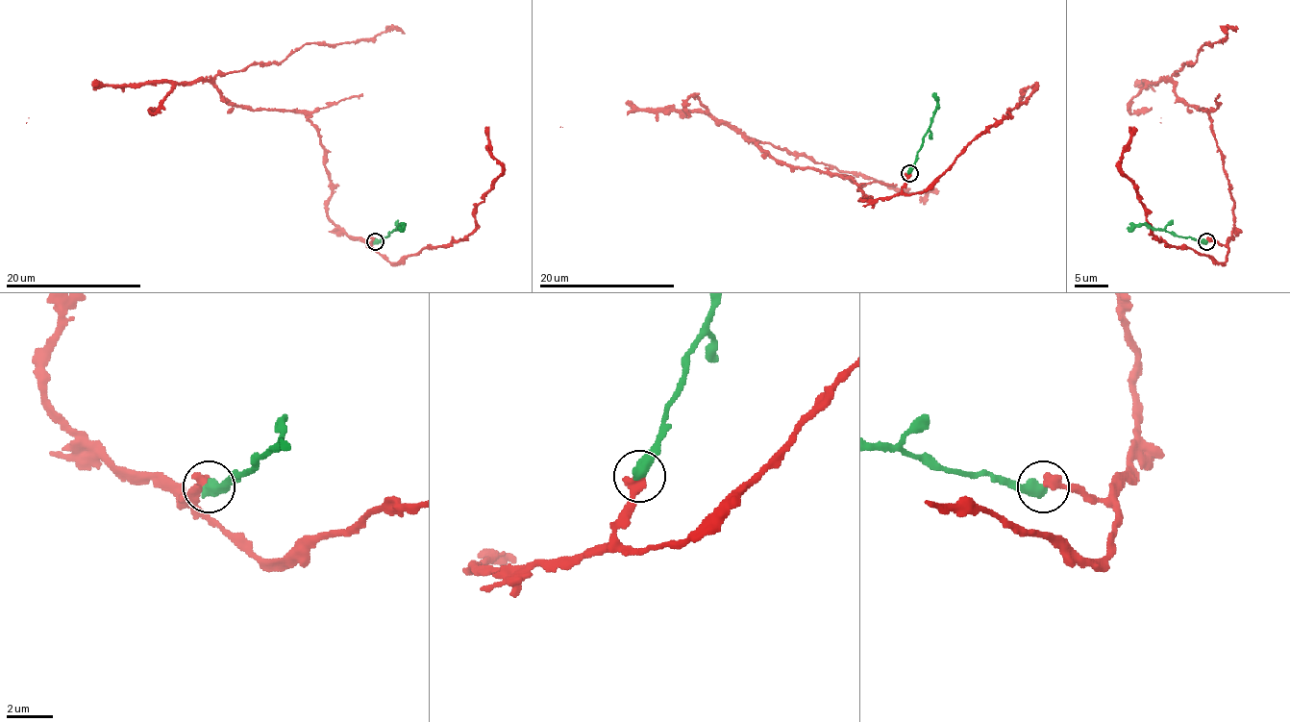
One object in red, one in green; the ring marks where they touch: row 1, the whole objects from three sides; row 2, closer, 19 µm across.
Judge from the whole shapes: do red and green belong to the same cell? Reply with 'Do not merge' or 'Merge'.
Merge

